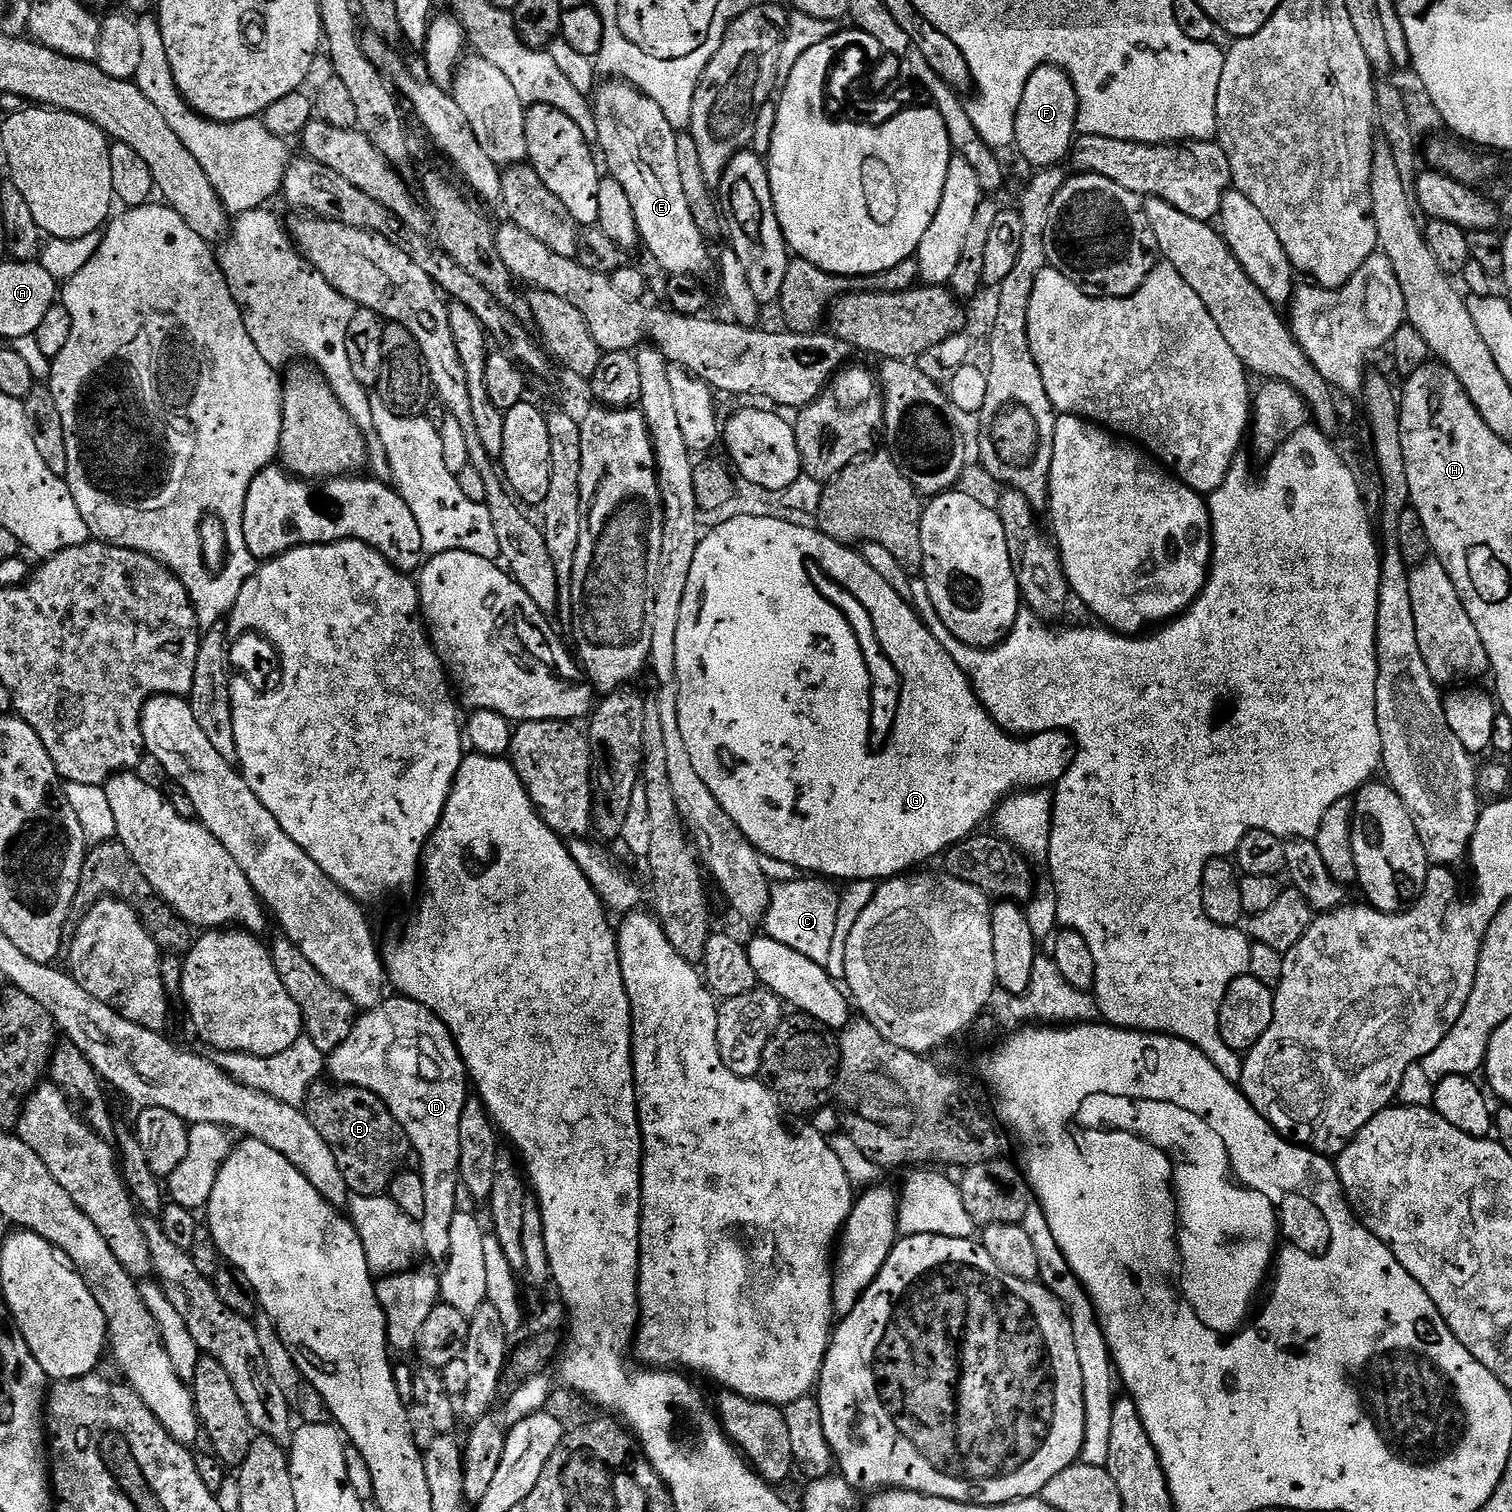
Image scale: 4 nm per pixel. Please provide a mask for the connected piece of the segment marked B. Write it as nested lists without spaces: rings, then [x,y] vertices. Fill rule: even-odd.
[[[332,1086],[329,1092],[317,1091],[306,1101],[306,1115],[322,1134],[338,1162],[338,1170],[348,1183],[349,1193],[379,1196],[401,1171],[406,1152],[404,1127],[387,1108],[381,1097],[355,1086]]]

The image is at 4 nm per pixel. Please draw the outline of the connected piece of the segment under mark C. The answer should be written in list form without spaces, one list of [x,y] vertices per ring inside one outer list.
[[[798,876],[795,880],[779,881],[772,889],[771,902],[762,926],[765,935],[788,945],[814,960],[825,961],[831,951],[838,920],[840,892],[831,881],[817,876]]]

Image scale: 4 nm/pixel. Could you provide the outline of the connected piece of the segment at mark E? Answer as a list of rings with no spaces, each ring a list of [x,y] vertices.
[[[619,78],[609,79],[608,84],[601,83],[594,92],[594,111],[596,114],[596,125],[598,126],[598,142],[600,143],[599,151],[604,152],[604,160],[608,163],[611,179],[622,182],[622,186],[626,190],[627,196],[630,197],[630,206],[634,206],[634,218],[638,222],[638,230],[640,231],[640,240],[642,244],[648,247],[647,253],[651,257],[656,257],[658,262],[662,264],[671,274],[675,273],[689,273],[691,275],[704,274],[708,267],[713,267],[714,256],[708,253],[708,244],[706,236],[700,231],[696,225],[695,216],[691,213],[690,203],[686,200],[686,193],[682,186],[682,172],[678,166],[678,142],[676,141],[677,129],[672,127],[671,122],[666,118],[666,114],[662,114],[662,106],[658,106],[658,102],[654,102],[644,92],[639,92],[633,84],[628,83],[626,80]]]

